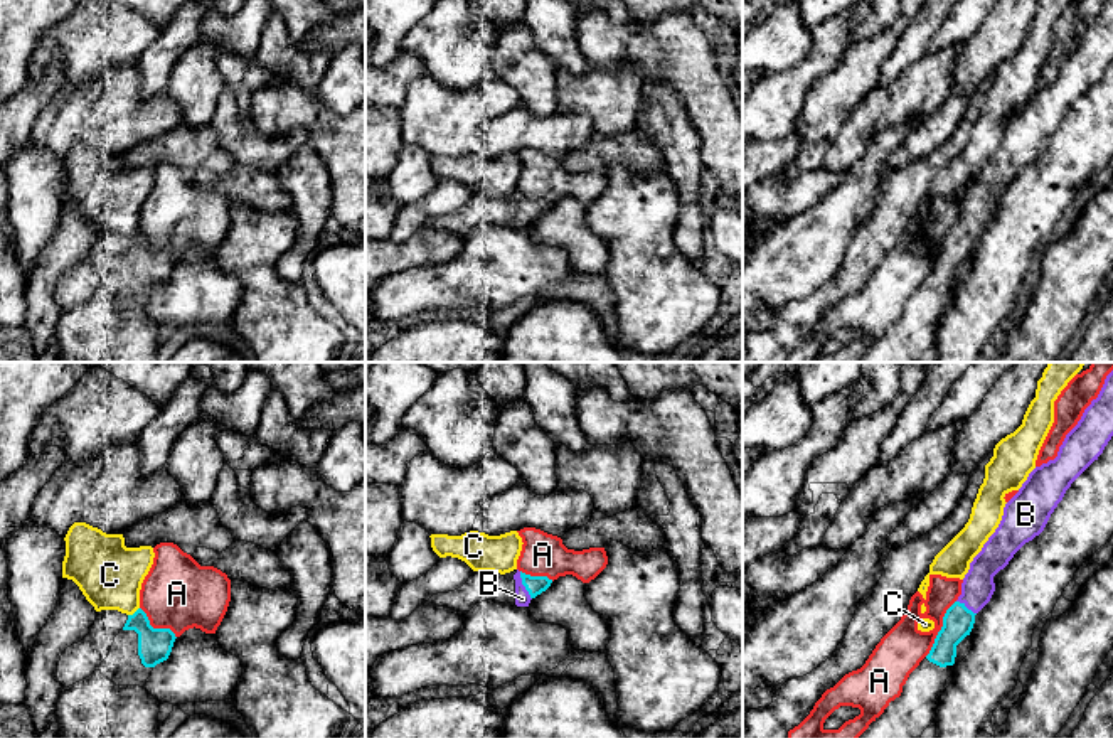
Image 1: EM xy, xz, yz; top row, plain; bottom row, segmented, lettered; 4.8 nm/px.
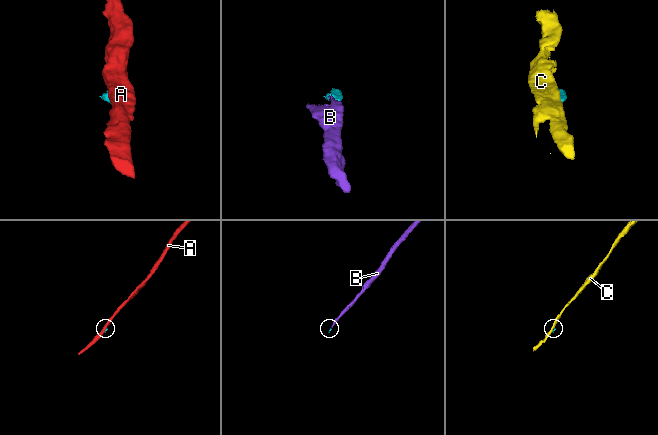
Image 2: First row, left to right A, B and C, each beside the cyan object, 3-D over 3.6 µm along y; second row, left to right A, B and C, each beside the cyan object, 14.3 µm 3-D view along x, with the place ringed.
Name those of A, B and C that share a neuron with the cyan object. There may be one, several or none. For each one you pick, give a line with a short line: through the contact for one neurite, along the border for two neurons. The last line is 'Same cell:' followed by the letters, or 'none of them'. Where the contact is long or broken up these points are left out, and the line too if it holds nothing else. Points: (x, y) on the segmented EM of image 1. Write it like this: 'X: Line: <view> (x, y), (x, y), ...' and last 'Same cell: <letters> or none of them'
B: Line: xz (534, 585), (522, 583), (522, 598)
Same cell: B

